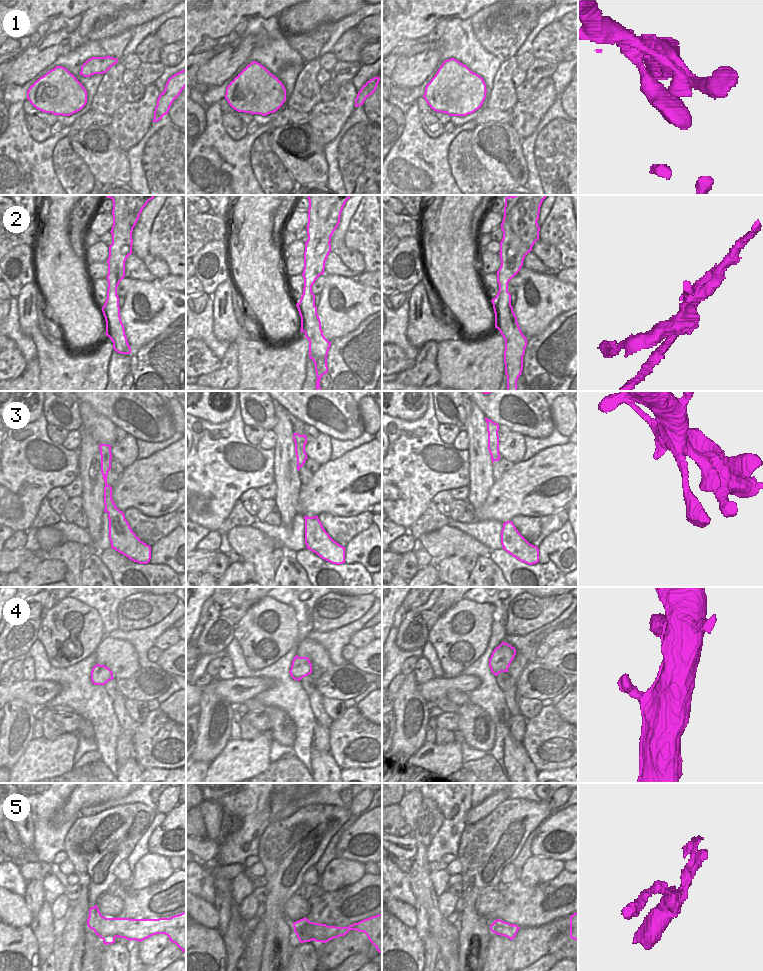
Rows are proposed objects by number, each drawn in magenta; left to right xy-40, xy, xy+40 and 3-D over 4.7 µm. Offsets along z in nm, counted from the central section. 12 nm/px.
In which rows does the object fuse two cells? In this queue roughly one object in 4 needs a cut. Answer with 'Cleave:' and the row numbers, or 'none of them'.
Cleave: 2, 5

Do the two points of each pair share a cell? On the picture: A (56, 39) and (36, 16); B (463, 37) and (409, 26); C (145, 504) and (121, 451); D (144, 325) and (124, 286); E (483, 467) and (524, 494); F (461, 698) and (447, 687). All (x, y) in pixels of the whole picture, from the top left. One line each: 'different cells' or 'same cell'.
A: different cells
B: different cells
C: different cells
D: different cells
E: different cells
F: different cells

